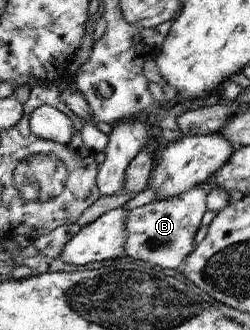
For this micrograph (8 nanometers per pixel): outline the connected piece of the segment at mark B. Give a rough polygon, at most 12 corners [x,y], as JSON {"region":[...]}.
{"region":[[200,186],[127,213],[125,253],[176,269],[206,211]]}

